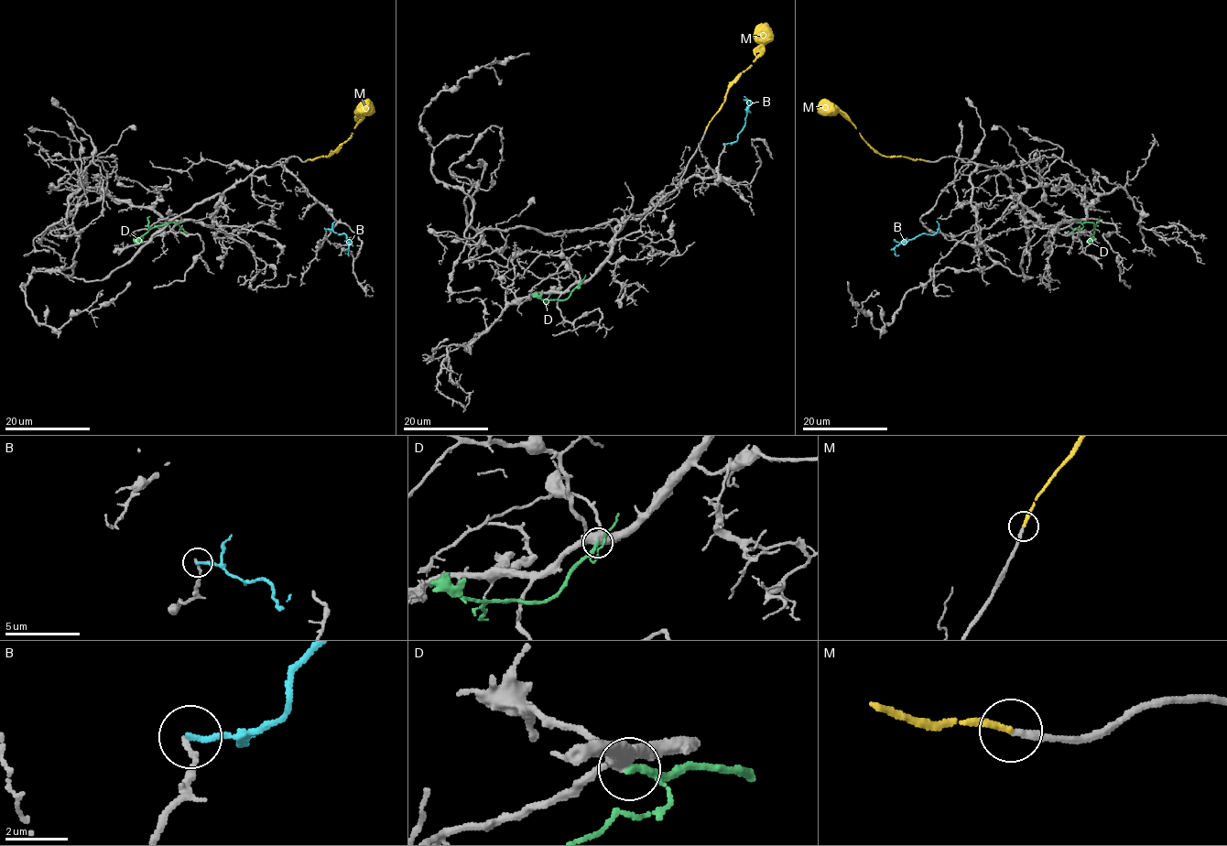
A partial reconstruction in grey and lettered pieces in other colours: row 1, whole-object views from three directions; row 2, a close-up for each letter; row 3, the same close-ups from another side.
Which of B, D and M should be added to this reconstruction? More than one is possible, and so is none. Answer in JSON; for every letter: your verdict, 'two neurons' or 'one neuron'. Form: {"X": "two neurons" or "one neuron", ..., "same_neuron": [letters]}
{"B": "two neurons", "D": "two neurons", "M": "one neuron", "same_neuron": ["M"]}

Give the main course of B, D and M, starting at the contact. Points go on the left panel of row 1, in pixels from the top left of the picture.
B: (325, 228), (338, 234), (343, 233), (348, 239), (349, 255)
D: (180, 222), (155, 225), (134, 243)
M: (306, 160), (334, 153), (352, 133), (356, 117), (368, 104)

